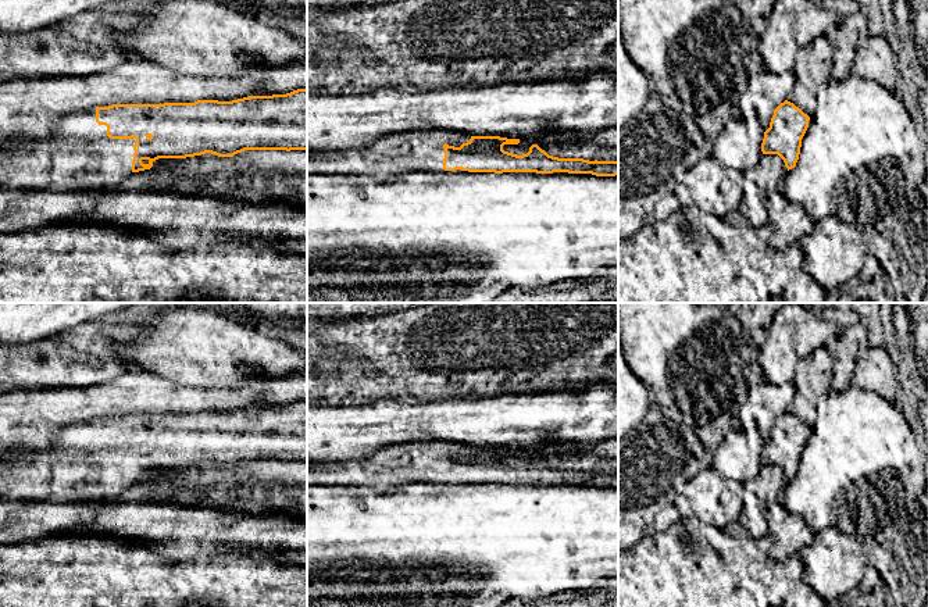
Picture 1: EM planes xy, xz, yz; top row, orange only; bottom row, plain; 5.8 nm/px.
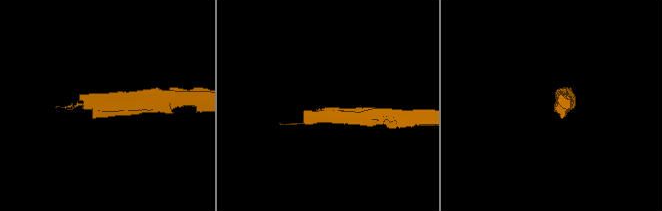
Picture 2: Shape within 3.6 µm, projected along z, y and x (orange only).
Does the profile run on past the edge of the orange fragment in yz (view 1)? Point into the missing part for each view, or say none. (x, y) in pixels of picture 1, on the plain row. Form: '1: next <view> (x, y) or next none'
1: next none

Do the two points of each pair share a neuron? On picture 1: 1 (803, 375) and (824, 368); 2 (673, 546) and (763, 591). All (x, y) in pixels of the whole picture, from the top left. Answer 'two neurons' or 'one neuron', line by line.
1: one neuron
2: one neuron

